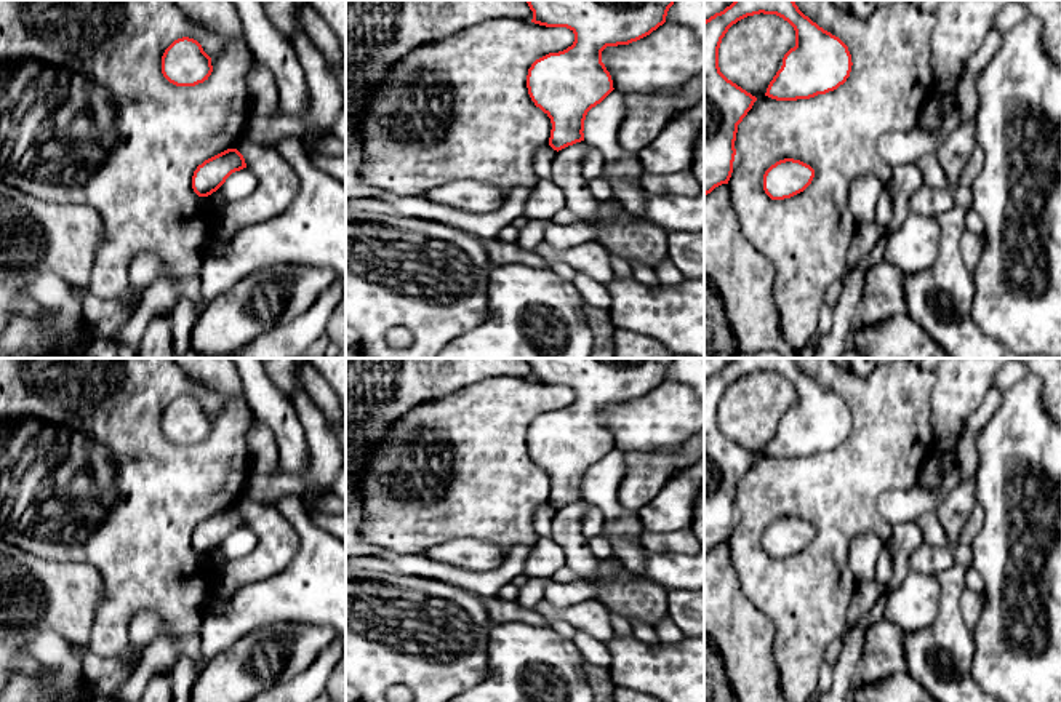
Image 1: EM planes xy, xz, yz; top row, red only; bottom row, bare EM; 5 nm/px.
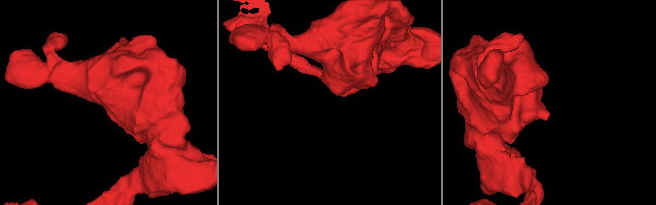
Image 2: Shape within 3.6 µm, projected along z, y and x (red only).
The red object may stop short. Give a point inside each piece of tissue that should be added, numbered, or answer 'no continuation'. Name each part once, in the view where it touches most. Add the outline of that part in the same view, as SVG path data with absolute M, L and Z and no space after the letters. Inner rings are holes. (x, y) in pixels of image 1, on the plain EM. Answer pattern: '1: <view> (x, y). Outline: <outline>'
no continuation

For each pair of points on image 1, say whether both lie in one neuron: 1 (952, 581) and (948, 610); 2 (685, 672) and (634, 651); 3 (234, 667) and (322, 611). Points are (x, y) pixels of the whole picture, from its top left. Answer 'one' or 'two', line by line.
1: one
2: one
3: two

